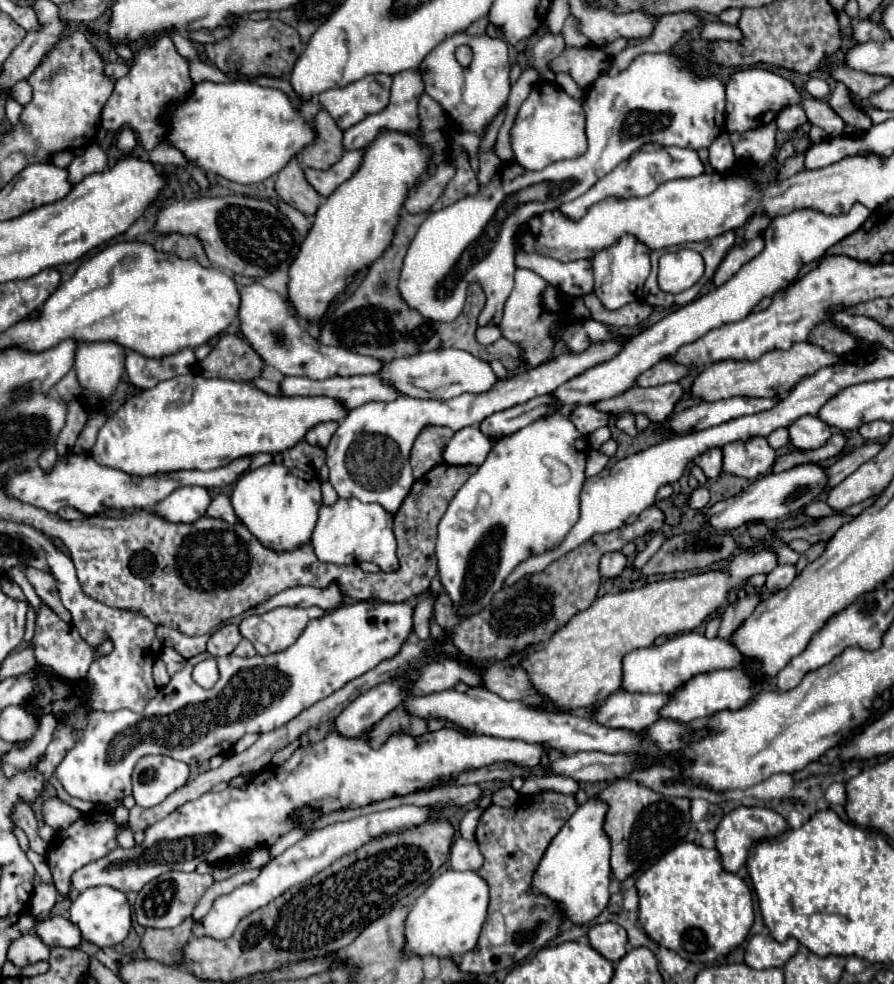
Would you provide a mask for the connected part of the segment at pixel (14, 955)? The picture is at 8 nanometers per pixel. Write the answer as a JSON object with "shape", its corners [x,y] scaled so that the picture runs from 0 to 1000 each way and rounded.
{"shape":[[[31,947],[22,951],[9,963],[9,976],[22,984],[27,984],[29,980],[38,980],[43,976],[54,976],[54,974],[56,974],[56,963],[45,955],[40,947]]]}

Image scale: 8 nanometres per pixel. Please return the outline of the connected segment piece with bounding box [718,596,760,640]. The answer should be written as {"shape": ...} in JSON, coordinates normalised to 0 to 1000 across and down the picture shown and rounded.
{"shape":[[[834,606],[830,610],[823,610],[821,614],[817,614],[812,618],[812,622],[808,624],[808,636],[803,640],[803,648],[819,648],[821,640],[834,632],[834,628],[843,622],[843,618],[848,616],[850,606]]]}

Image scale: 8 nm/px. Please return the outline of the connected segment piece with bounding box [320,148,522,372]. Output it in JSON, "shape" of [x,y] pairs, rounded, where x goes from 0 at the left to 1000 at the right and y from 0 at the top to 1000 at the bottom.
{"shape":[[[508,150],[508,169],[510,169],[510,179],[501,185],[497,197],[483,207],[481,213],[470,215],[470,217],[459,217],[454,213],[450,213],[447,217],[447,228],[443,232],[443,240],[436,248],[436,252],[430,256],[430,260],[416,268],[416,272],[412,274],[409,283],[405,285],[405,289],[398,293],[398,297],[385,305],[383,309],[378,309],[371,317],[371,321],[367,323],[365,331],[358,335],[358,348],[365,352],[378,352],[398,360],[407,360],[407,362],[416,362],[430,368],[443,366],[443,364],[454,364],[454,362],[463,362],[470,358],[481,358],[481,356],[490,356],[490,354],[512,354],[519,358],[526,358],[528,362],[550,368],[550,366],[562,366],[562,370],[566,372],[568,378],[575,378],[582,370],[584,370],[584,356],[570,348],[570,346],[557,346],[548,352],[539,352],[532,348],[530,337],[535,333],[535,319],[541,311],[541,299],[539,295],[532,291],[532,301],[530,301],[530,311],[528,311],[528,303],[523,303],[519,315],[515,317],[515,321],[510,323],[510,327],[479,327],[470,321],[468,315],[459,313],[445,295],[445,283],[447,283],[447,272],[454,260],[454,254],[461,246],[461,242],[465,240],[470,228],[477,224],[479,217],[490,215],[492,211],[499,211],[521,199],[530,199],[537,193],[537,187],[532,183],[530,173],[526,171],[523,165],[523,157],[519,150]]]}

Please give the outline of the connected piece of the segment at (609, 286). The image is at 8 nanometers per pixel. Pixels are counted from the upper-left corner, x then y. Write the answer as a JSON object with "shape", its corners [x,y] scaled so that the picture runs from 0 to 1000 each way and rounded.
{"shape":[[[698,238],[689,248],[676,252],[662,262],[662,274],[664,274],[664,299],[673,307],[678,315],[691,315],[705,307],[711,307],[711,295],[714,295],[714,276],[723,276],[718,285],[725,283],[727,276],[727,252],[718,248],[711,240]]]}

